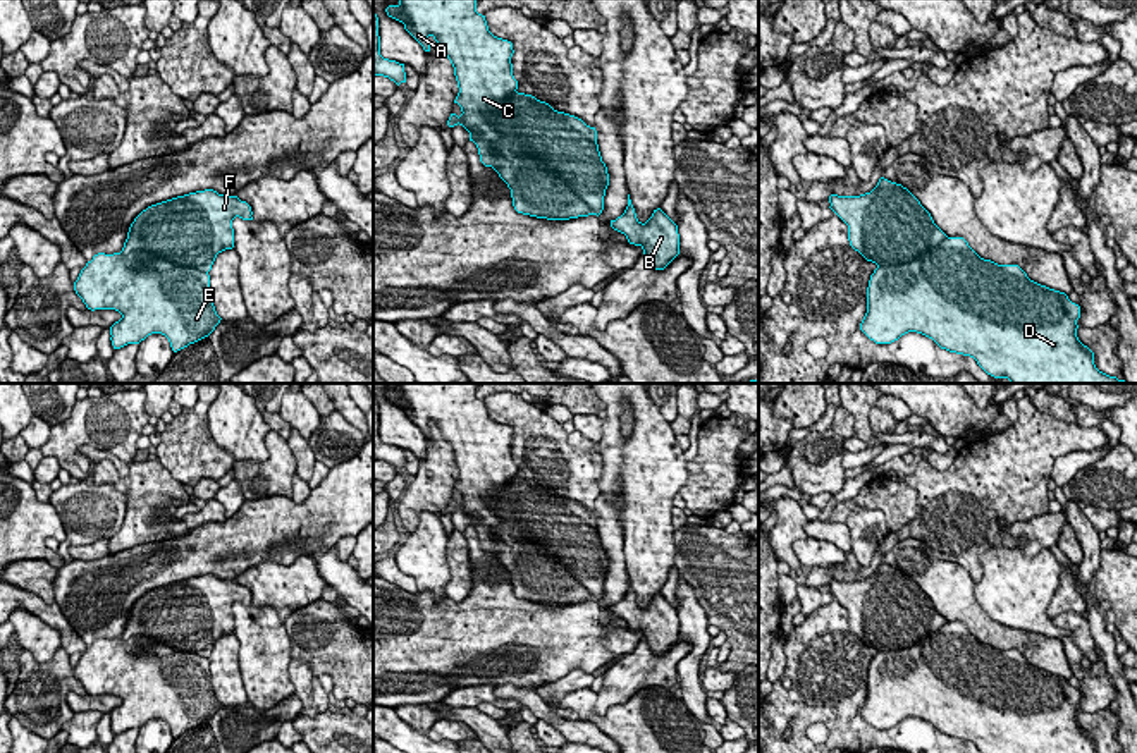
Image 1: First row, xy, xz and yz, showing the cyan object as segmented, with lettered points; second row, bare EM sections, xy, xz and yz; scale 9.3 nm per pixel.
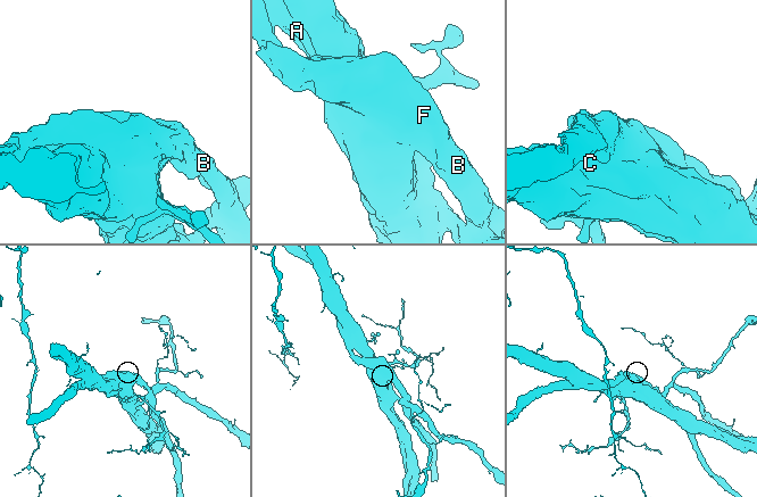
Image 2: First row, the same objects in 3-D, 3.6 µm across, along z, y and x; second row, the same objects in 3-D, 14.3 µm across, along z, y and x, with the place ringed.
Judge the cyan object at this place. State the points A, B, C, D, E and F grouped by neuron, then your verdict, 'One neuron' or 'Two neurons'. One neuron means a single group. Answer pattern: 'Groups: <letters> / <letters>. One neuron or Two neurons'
Groups: A C D E / B F. Two neurons

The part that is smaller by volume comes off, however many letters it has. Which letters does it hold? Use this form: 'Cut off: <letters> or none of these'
Cut off: B, F

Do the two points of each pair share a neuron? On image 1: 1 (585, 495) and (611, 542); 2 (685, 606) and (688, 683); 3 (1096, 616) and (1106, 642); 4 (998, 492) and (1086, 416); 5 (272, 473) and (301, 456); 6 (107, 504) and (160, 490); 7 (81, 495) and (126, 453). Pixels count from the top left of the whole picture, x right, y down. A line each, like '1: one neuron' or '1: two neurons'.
1: two neurons
2: one neuron
3: one neuron
4: two neurons
5: two neurons
6: two neurons
7: two neurons

